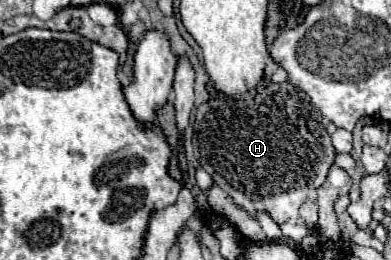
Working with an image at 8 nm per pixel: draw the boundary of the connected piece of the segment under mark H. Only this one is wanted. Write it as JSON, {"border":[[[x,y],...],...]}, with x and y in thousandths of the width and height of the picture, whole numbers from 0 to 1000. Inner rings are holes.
{"border":[[[737,312],[721,327],[680,327],[655,358],[655,373],[583,373],[558,365],[517,396],[501,427],[496,535],[491,535],[512,642],[547,688],[547,704],[573,727],[588,765],[624,804],[639,835],[660,812],[696,835],[706,865],[721,865],[762,827],[767,788],[783,773],[788,735],[834,696],[839,650],[854,627],[854,565],[844,519],[824,481],[818,427],[788,388],[783,358],[767,358]]]}

